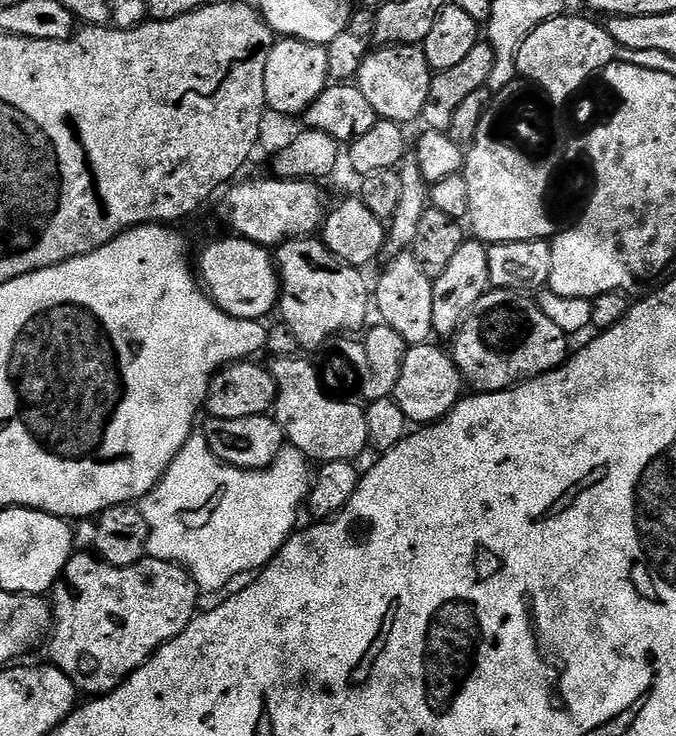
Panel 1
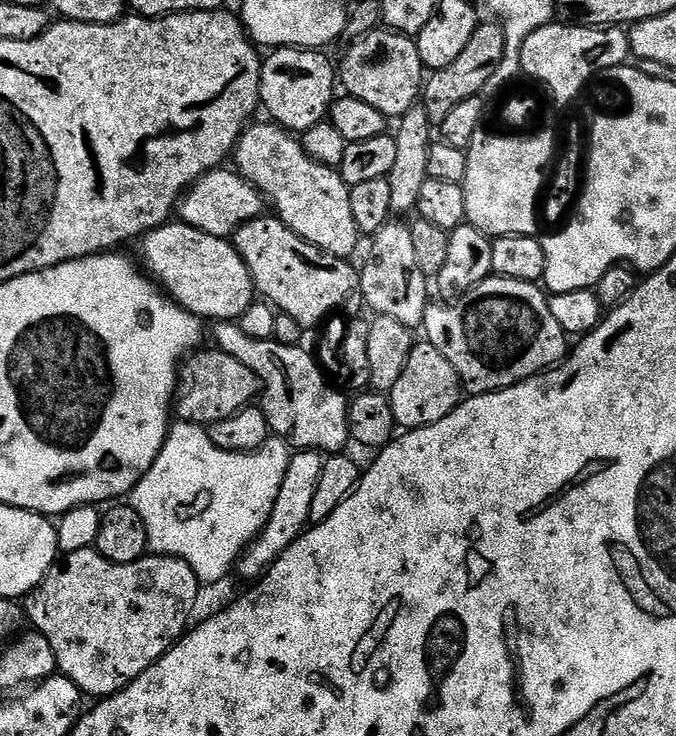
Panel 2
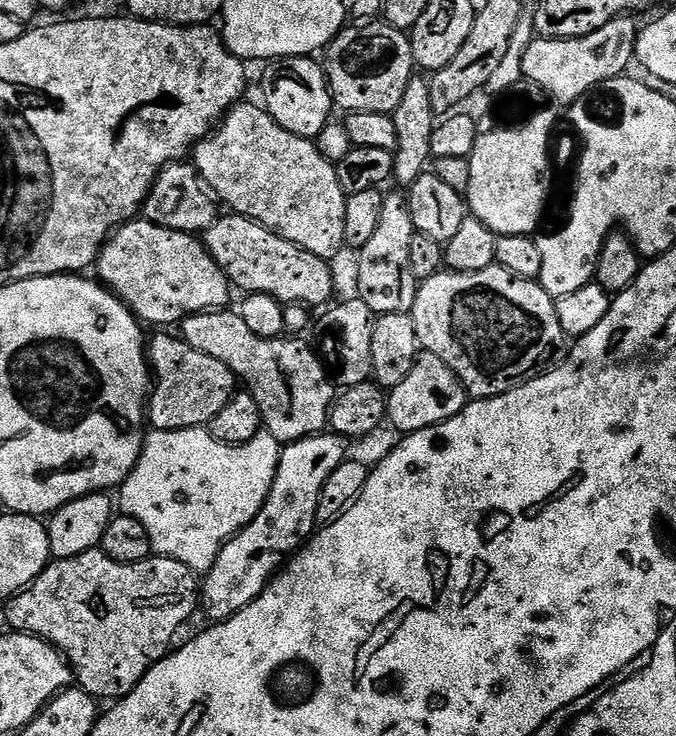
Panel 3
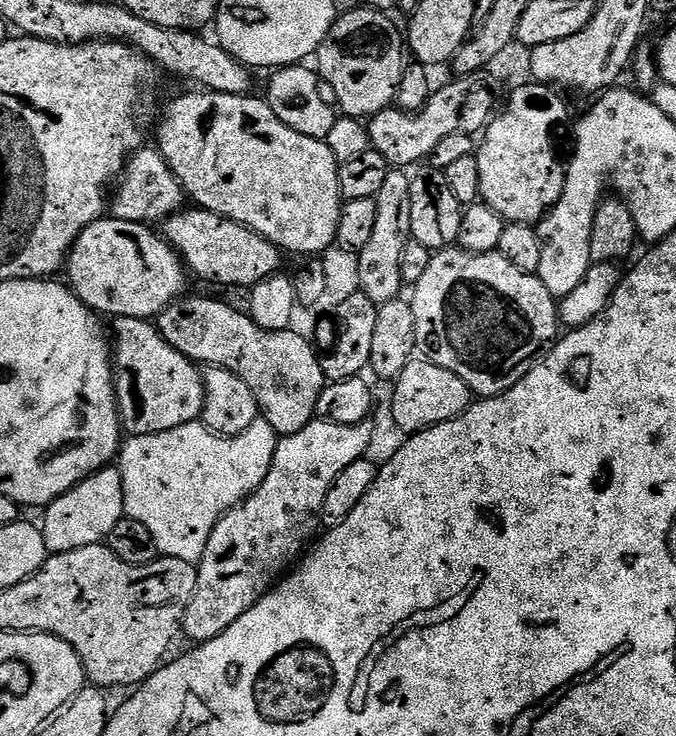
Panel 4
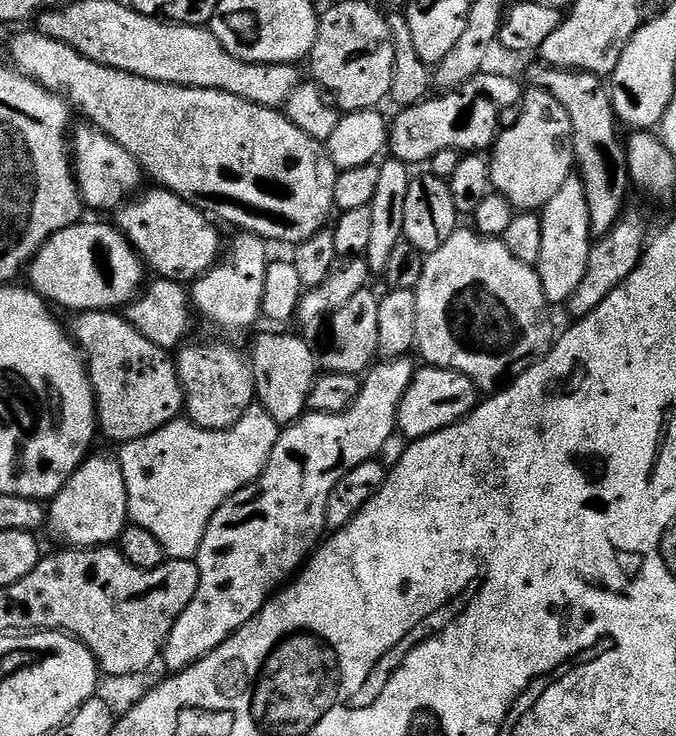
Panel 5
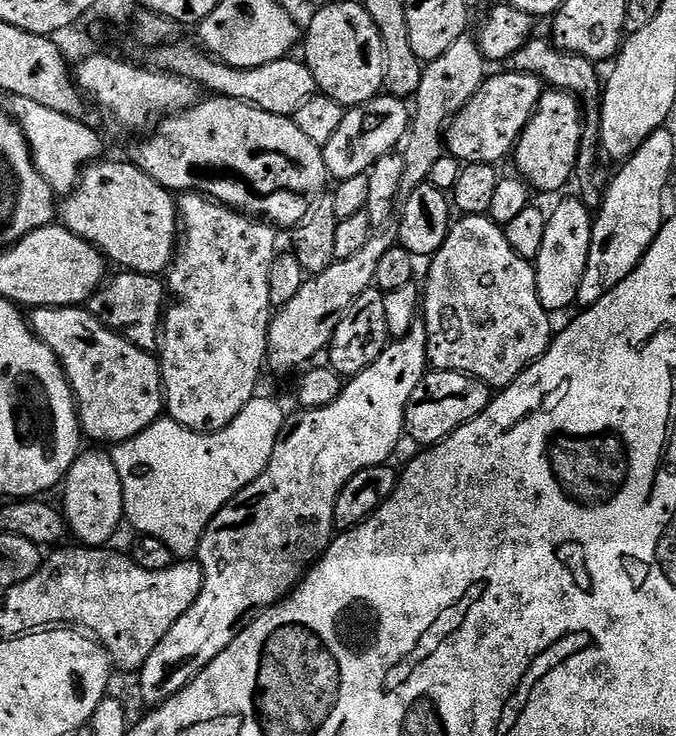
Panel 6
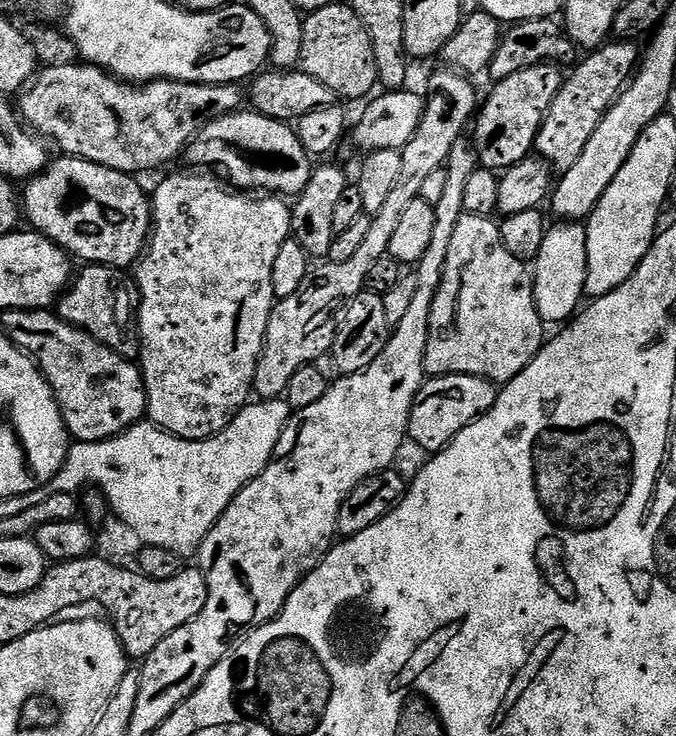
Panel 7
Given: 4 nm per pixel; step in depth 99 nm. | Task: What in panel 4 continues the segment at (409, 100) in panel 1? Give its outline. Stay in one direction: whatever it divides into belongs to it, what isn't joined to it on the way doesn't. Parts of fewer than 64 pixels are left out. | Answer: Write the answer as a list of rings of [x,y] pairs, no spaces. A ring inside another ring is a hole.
[[[357,6],[353,12],[341,11],[316,52],[318,75],[345,117],[367,118],[395,105],[406,67],[406,40],[392,18],[363,6]]]

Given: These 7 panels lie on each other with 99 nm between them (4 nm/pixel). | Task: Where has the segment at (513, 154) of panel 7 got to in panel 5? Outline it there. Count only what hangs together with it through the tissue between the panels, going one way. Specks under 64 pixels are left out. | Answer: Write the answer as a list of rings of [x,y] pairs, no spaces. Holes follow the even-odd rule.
[[[489,70],[481,71],[479,76],[470,78],[461,88],[445,91],[443,94],[433,95],[431,98],[421,100],[419,104],[409,104],[401,107],[396,117],[391,117],[388,129],[388,147],[391,159],[400,160],[403,164],[415,166],[415,164],[427,165],[432,156],[439,151],[452,150],[461,154],[469,152],[487,153],[495,145],[497,136],[502,131],[500,115],[507,108],[515,109],[522,100],[522,87],[516,80],[508,76],[495,76]]]

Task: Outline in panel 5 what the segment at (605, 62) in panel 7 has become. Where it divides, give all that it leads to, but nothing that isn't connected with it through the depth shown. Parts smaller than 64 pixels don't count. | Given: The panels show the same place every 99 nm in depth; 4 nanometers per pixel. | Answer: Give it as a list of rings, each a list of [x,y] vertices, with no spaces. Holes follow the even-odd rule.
[[[529,87],[523,93],[519,112],[520,117],[501,131],[491,149],[492,187],[510,201],[513,209],[536,212],[543,210],[562,190],[562,182],[573,175],[572,123],[562,102],[541,88]]]

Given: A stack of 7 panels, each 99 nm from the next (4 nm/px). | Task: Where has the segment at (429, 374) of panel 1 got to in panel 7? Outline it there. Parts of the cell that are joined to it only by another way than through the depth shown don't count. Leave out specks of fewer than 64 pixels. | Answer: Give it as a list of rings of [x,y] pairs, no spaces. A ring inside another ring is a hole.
[[[433,376],[425,379],[412,403],[407,439],[411,443],[413,440],[424,451],[424,454],[441,452],[459,432],[466,430],[466,426],[473,424],[479,416],[486,414],[486,410],[490,410],[494,406],[497,391],[497,385],[481,376]]]

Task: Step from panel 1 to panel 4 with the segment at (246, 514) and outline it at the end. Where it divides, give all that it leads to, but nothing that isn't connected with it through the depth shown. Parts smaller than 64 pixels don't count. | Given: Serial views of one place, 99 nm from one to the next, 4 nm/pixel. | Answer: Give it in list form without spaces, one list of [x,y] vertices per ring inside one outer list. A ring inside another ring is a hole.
[[[263,418],[256,420],[254,426],[250,426],[250,430],[234,437],[218,436],[215,432],[210,431],[203,422],[178,426],[178,430],[166,430],[149,436],[128,436],[123,441],[118,453],[118,469],[124,491],[124,516],[134,522],[142,522],[142,526],[146,526],[146,530],[150,530],[150,535],[154,538],[155,544],[158,545],[161,557],[169,556],[170,558],[178,558],[182,562],[199,565],[201,558],[206,554],[206,542],[210,542],[210,534],[214,530],[214,526],[218,526],[218,522],[228,511],[241,504],[254,490],[258,490],[258,486],[262,486],[262,482],[272,465],[277,439],[274,426],[270,426],[270,422],[266,422]]]

